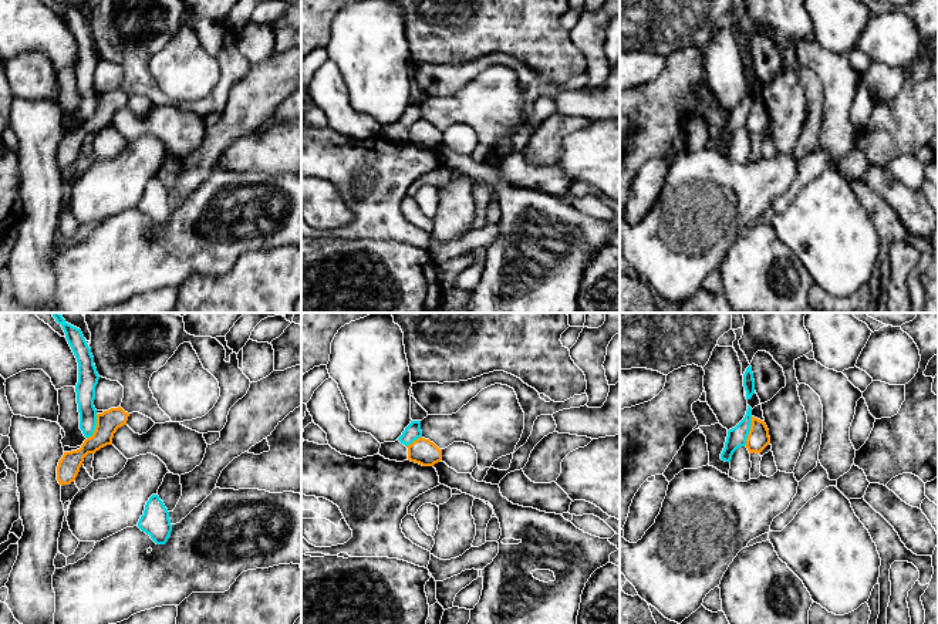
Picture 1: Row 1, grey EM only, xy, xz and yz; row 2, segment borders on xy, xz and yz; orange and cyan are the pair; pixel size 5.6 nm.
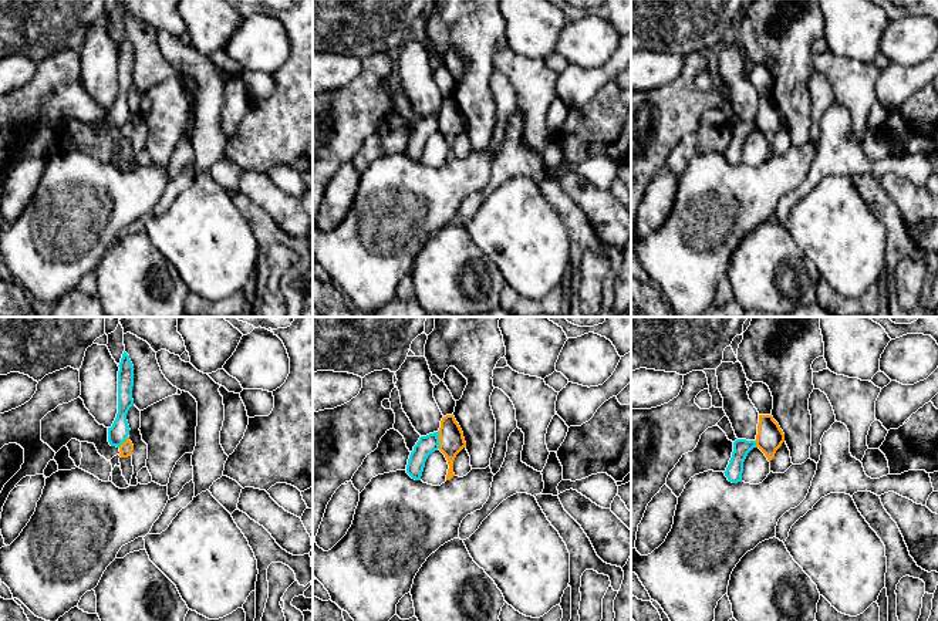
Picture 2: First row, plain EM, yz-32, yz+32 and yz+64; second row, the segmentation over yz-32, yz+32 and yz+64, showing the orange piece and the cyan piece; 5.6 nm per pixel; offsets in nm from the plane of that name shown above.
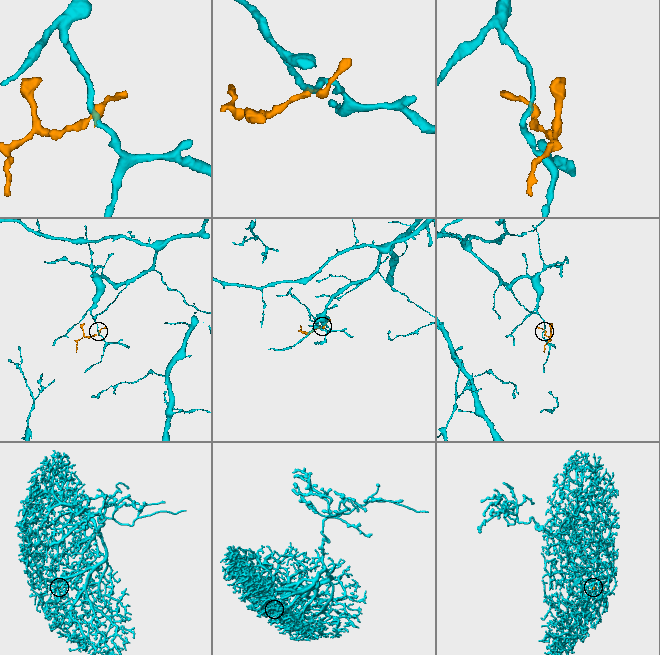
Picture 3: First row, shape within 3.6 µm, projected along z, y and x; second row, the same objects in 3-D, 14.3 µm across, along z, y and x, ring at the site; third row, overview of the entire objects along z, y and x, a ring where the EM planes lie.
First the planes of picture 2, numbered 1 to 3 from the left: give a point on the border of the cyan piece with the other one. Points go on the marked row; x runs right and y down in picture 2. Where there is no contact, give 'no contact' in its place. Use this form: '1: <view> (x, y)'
1: yz-32 (124, 442)
2: yz+32 (439, 439)
3: yz+64 (756, 444)

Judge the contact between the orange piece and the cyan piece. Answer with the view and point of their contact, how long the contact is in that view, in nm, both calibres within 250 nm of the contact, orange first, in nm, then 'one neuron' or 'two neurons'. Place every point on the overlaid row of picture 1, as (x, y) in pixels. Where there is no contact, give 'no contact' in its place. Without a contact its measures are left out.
yz (749, 431) | 180 nm | 120/110 nm | two neurons

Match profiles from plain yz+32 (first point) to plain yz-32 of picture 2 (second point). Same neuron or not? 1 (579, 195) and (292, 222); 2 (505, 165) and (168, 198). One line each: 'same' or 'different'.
1: same
2: same

